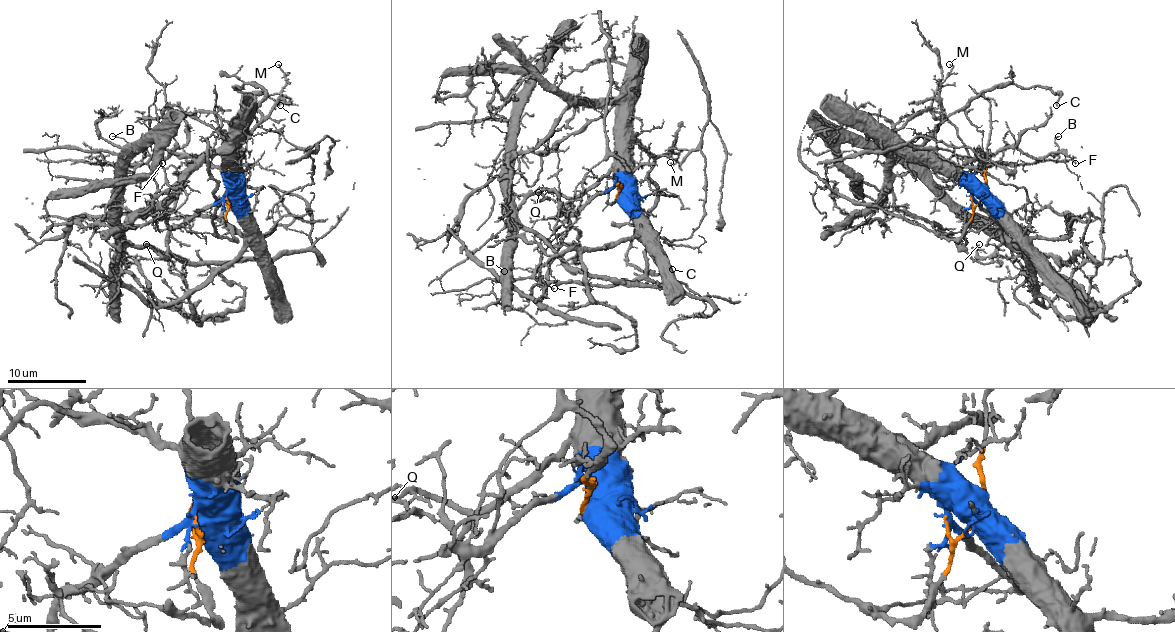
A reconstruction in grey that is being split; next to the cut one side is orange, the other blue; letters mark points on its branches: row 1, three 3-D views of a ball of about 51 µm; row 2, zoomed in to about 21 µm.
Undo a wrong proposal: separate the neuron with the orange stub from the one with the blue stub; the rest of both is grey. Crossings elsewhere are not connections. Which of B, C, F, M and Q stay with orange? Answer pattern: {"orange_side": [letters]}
{"orange_side": []}

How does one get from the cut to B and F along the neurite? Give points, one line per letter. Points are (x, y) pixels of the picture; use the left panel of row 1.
B: (227, 194), (227, 175), (215, 167), (180, 157), (176, 147), (166, 157), (155, 155), (111, 135)
F: (227, 194), (227, 175), (219, 167), (180, 157), (176, 147), (166, 157), (156, 153), (162, 163)

